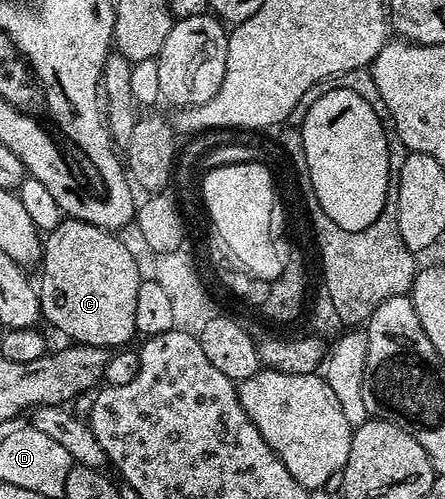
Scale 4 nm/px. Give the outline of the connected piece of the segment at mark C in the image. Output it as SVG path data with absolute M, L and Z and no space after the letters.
M64 218L57 229L46 232L43 239L43 272L37 279L37 290L42 318L52 323L63 335L68 335L70 342L85 347L105 347L123 349L131 338L136 338L137 289L141 278L137 271L137 262L125 249L118 234L89 225L80 219Z

